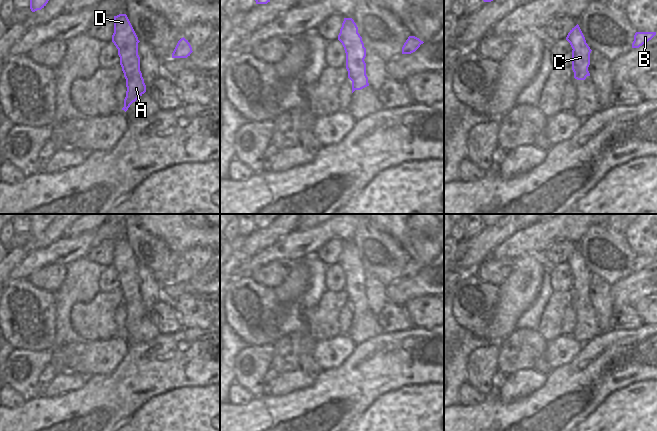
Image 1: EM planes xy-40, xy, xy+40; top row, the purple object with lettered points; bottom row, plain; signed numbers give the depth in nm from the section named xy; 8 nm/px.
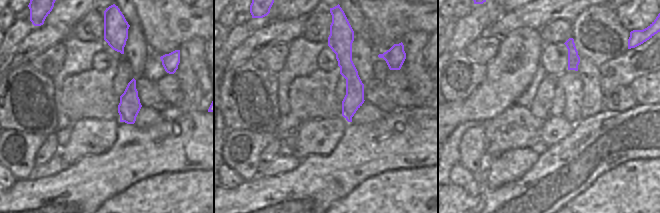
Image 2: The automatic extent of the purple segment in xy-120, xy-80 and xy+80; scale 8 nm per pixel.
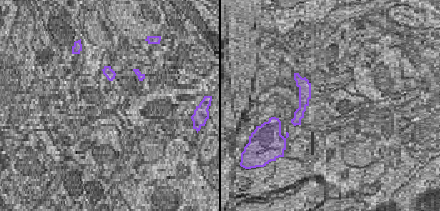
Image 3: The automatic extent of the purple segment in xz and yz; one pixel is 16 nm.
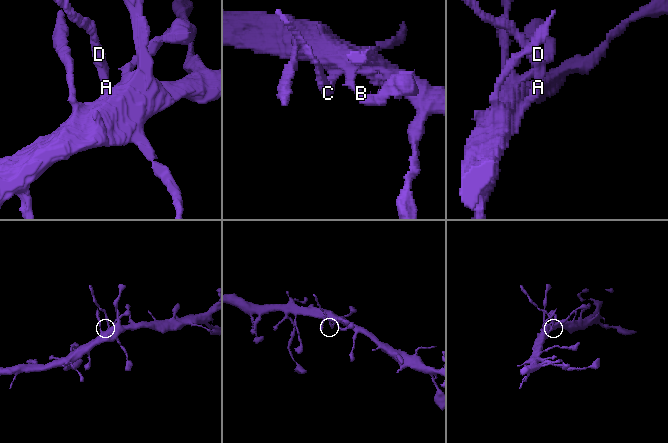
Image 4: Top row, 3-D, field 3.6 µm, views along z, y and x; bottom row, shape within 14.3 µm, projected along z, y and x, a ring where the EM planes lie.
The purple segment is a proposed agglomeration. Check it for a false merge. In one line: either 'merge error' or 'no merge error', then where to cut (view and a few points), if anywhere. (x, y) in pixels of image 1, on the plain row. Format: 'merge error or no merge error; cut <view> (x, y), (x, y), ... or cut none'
merge error; cut xy-40 (137, 263), (133, 264), (124, 273), (118, 274)

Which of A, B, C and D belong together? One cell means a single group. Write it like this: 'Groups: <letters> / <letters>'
Groups: A B C / D

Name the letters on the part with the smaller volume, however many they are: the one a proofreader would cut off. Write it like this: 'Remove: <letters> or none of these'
Remove: D

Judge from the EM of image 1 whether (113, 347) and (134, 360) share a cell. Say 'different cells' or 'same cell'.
different cells

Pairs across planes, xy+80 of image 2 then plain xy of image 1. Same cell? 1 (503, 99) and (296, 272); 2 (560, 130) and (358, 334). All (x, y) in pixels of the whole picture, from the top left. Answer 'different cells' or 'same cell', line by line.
1: same cell
2: different cells

